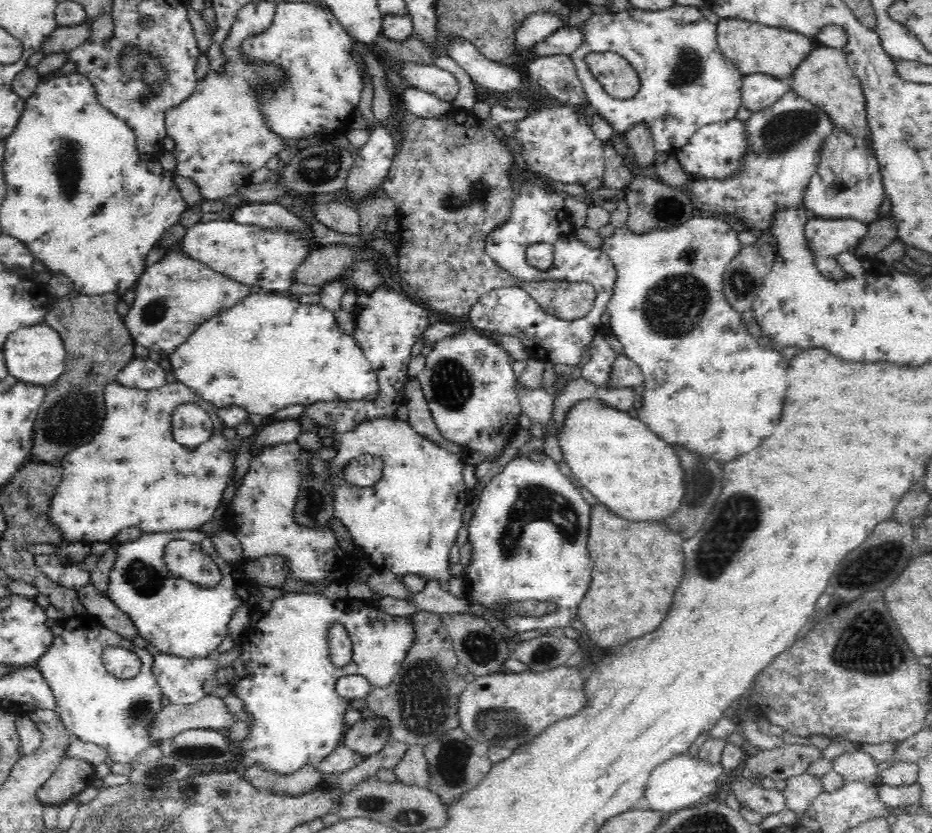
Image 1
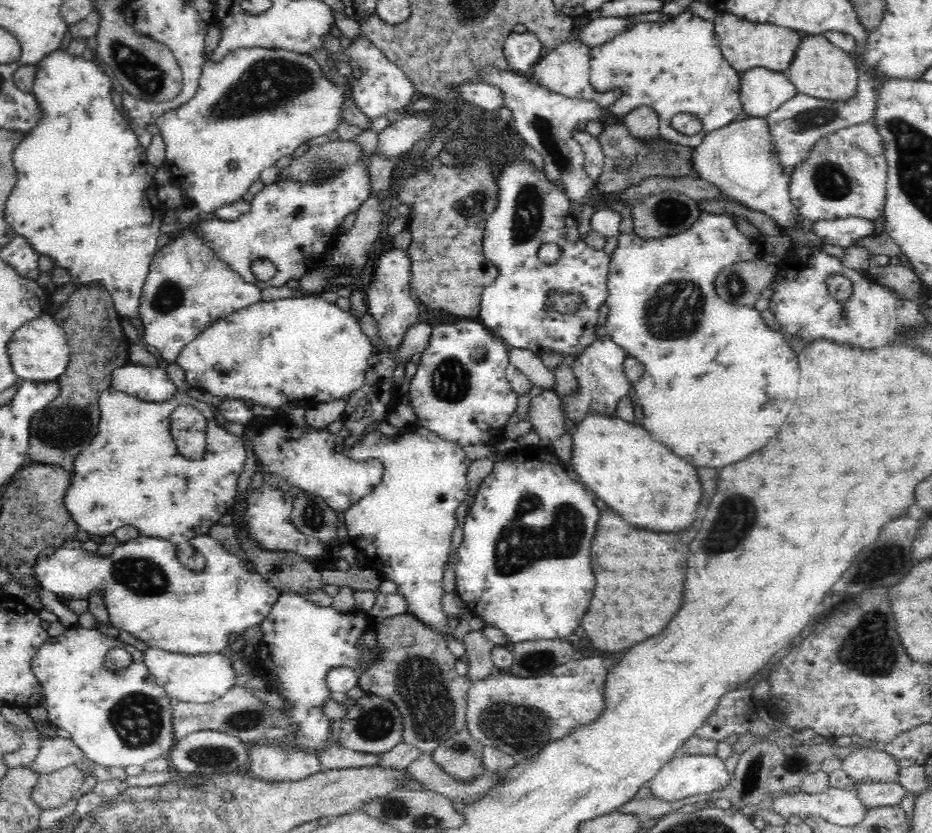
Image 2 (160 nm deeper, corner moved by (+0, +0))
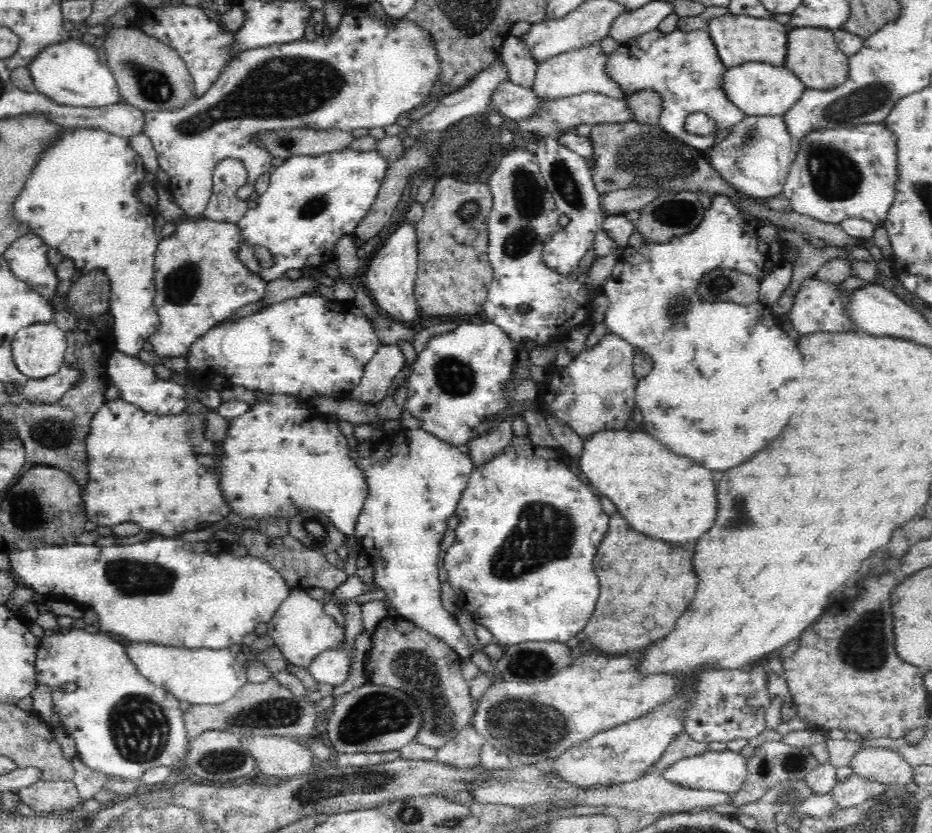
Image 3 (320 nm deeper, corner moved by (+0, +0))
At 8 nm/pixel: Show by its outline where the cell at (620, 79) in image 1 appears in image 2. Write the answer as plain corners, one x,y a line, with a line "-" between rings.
572,38
543,54
534,65
532,80
548,90
570,98
594,100
600,107
608,109
620,98
621,90
612,88
606,92
598,92
590,83
590,50
580,39

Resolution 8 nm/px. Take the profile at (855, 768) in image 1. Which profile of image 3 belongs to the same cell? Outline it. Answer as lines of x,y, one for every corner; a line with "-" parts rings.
863,748
849,766
861,778
888,786
907,785
914,779
914,768
894,750

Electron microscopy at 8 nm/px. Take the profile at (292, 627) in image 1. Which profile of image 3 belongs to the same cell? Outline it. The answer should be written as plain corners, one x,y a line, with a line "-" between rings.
291,589
290,596
277,608
267,628
267,634
281,650
287,664
308,669
317,654
328,649
344,649
344,627
340,627
331,616
324,614
323,599
311,598
305,589

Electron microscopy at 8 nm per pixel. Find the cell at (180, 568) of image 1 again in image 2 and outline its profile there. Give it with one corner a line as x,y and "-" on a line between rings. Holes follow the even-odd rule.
110,387
100,394
99,407
101,415
98,436
94,436
92,444
76,456
74,472
71,473
72,480
64,496
64,505
71,518
76,521
78,530
104,536
130,524
144,536
160,537
176,543
178,559
192,570
202,570
205,567
205,558
189,540
208,534
208,530
216,526
223,516
232,513
232,506
236,502
236,482
246,462
246,448
242,435
238,437
218,426
214,417
216,413
220,413
218,407
179,392
170,400
148,402
-
182,404
197,408
207,418
208,452
202,460
190,460
180,455
176,441
172,438
170,415

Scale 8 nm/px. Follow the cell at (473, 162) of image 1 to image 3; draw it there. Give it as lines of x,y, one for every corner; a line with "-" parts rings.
439,176
434,194
424,204
424,218
416,225
418,234
418,271
414,294
420,310
430,316
475,315
483,310
488,297
493,269
488,258
489,242
486,220
493,207
489,183
468,183
452,176

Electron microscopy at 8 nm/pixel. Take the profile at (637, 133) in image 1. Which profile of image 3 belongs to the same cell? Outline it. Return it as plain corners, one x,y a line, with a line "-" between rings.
637,90
624,96
626,103
630,105
634,121
642,124
659,124
659,116
663,108
663,100
660,94
654,90

